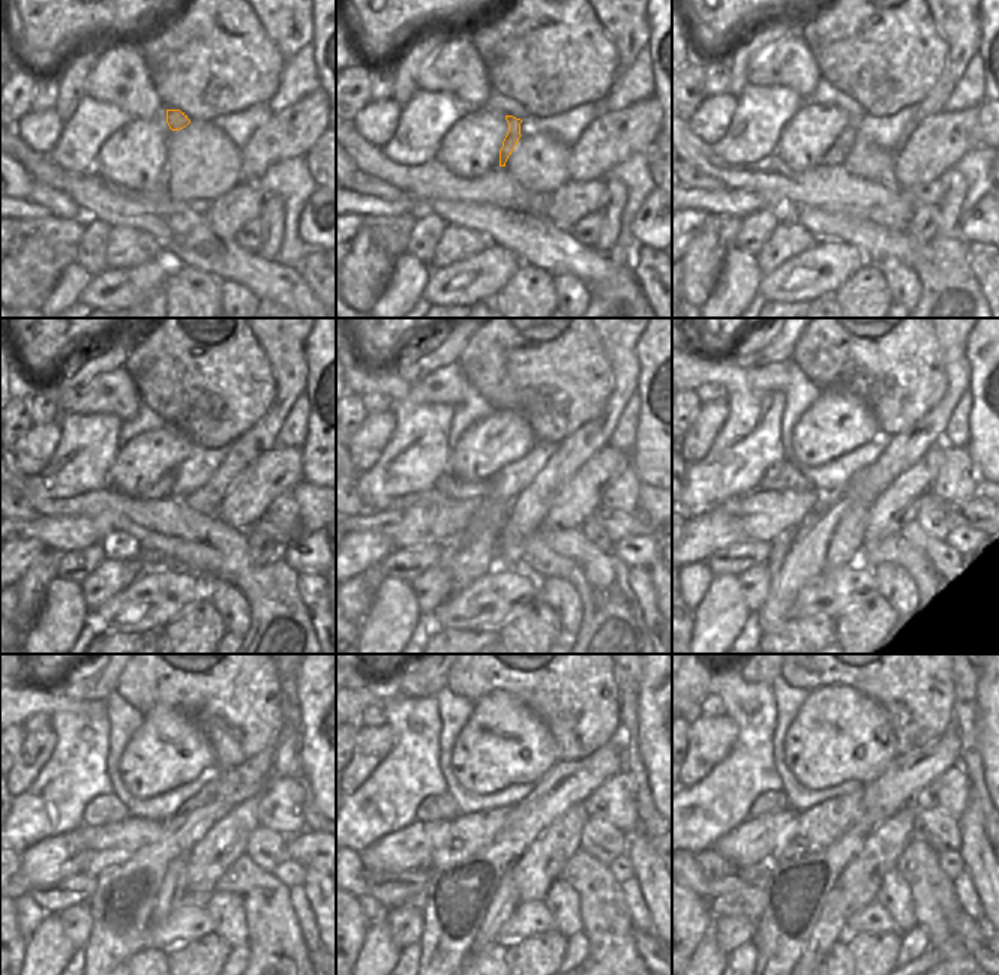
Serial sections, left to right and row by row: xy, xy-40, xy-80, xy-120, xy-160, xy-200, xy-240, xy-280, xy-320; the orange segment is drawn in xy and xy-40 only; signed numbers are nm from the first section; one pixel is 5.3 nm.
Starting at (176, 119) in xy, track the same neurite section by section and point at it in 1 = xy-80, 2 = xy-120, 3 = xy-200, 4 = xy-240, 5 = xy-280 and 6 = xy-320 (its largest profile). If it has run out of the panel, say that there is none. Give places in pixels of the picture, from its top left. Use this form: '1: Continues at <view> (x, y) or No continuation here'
1: Continues at xy-80 (839, 150)
2: Continues at xy-120 (162, 489)
3: Continues at xy-200 (782, 476)
4: Continues at xy-240 (108, 809)
5: Continues at xy-280 (441, 807)
6: Continues at xy-320 (771, 801).

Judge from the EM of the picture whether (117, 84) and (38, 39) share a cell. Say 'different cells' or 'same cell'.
different cells

